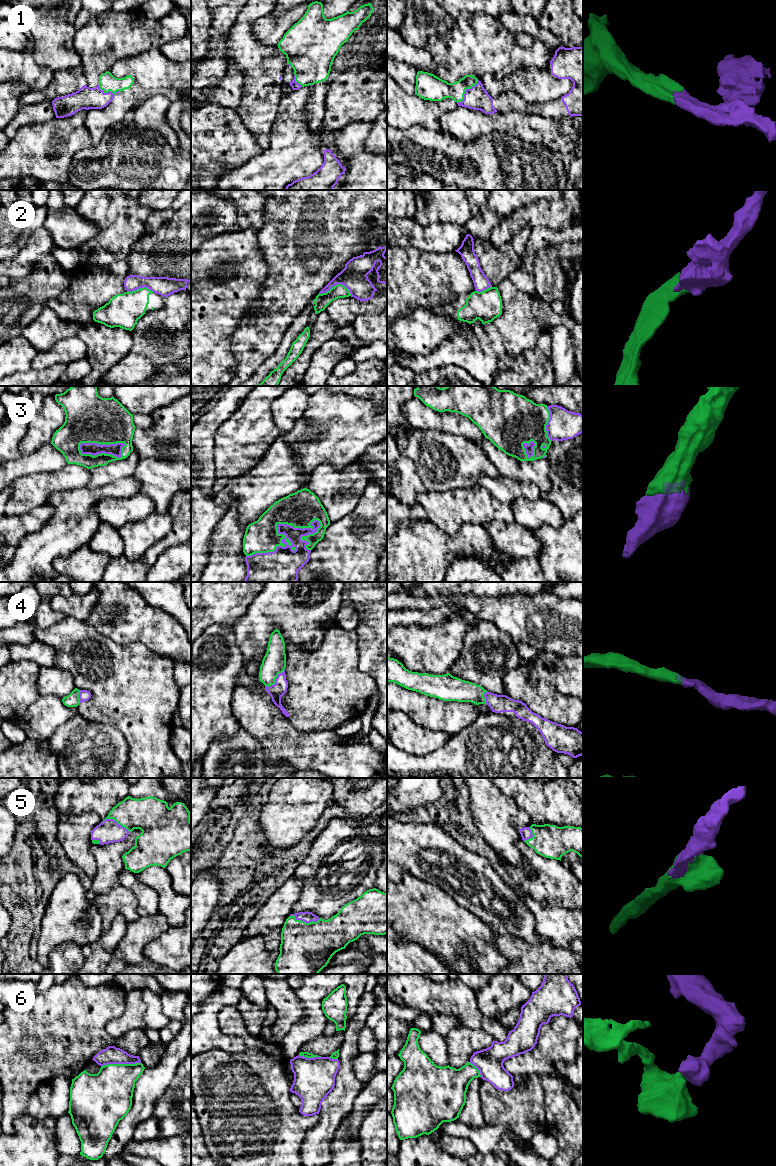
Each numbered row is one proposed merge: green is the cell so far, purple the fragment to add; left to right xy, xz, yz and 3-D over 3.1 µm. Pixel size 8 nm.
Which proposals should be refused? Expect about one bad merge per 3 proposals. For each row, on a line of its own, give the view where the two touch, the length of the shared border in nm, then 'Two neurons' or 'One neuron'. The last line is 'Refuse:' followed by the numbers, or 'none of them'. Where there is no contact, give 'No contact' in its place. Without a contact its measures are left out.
1: Touches green in yz. Shared border 260 nm. One neuron
2: Touches green in xz. Shared border 260 nm. Two neurons
3: Touches green in xz. Shared border 650 nm. One neuron
4: Touches green in xz. Shared border 220 nm. One neuron
5: Touches green in xz. Shared border 240 nm. One neuron
6: Touches green in xy. Shared border 320 nm. Two neurons
Refuse: 2, 6

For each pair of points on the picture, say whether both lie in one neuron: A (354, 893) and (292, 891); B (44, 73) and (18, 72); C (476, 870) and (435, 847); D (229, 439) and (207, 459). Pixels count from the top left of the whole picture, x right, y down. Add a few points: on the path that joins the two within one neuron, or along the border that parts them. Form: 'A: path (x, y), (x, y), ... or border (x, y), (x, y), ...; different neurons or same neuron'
A: border (294, 874), (303, 882); different neurons
B: path (38, 73), (24, 72); same neuron
C: path (466, 870), (459, 870), (445, 857); same neuron
D: border (217, 430), (214, 436), (214, 477); different neurons

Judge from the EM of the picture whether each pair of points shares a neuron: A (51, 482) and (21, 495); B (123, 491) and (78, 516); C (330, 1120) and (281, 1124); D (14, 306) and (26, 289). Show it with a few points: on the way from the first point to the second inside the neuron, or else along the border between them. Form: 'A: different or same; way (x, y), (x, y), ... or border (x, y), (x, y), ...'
A: same; way (44, 484), (28, 492)
B: same; way (111, 491), (98, 494), (88, 504)
C: different; border (319, 1114), (319, 1120), (307, 1131), (304, 1140)
D: same; way (18, 302), (26, 293)

